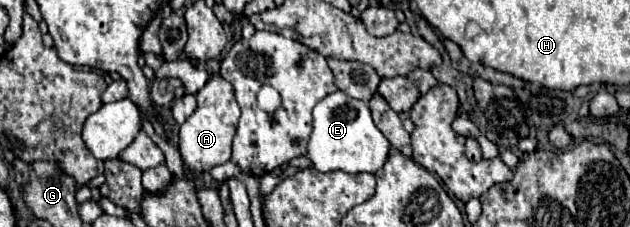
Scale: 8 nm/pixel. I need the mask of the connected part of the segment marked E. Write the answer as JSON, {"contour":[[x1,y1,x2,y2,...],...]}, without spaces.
{"contour":[[336,91,324,97,314,107,314,131,308,141,308,157,312,167,318,171,344,171,344,173,376,173,390,149,390,141,374,125,368,103,350,99,348,95]]}

